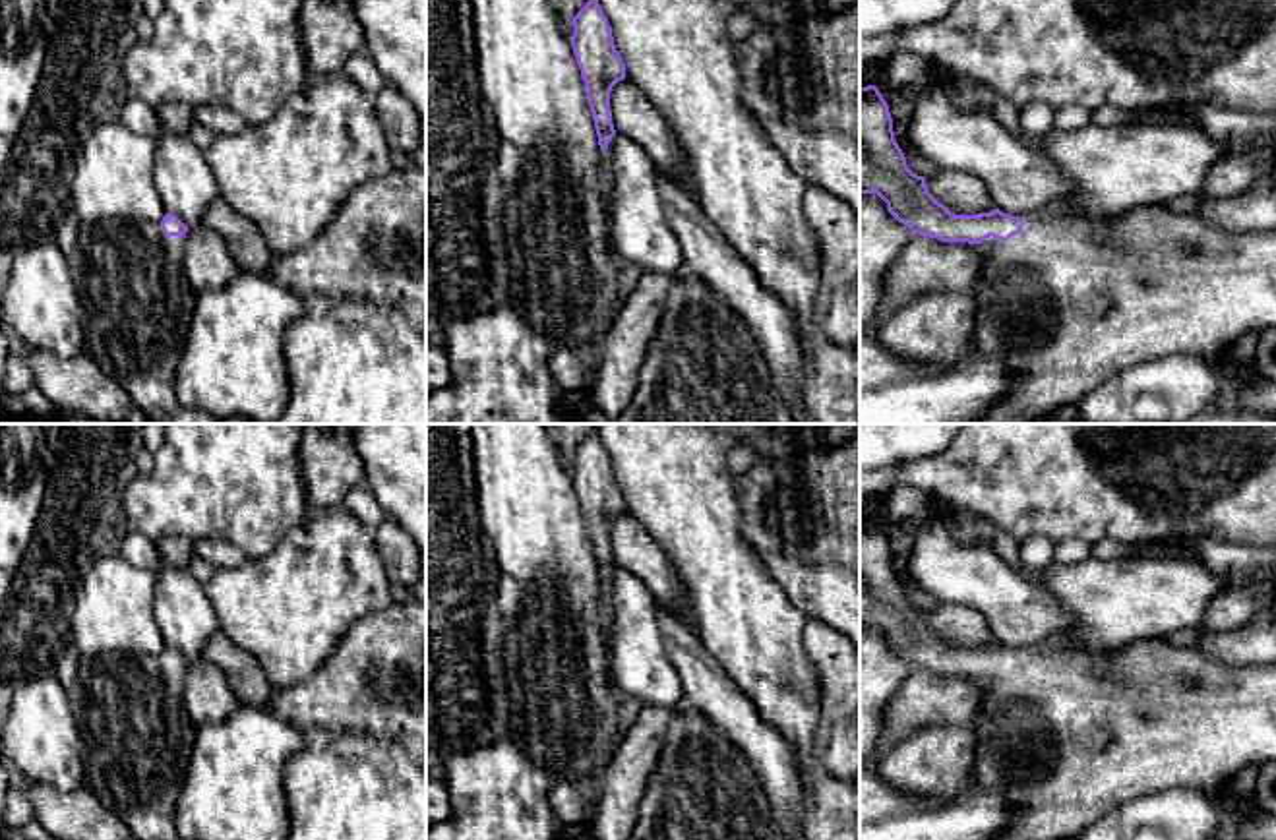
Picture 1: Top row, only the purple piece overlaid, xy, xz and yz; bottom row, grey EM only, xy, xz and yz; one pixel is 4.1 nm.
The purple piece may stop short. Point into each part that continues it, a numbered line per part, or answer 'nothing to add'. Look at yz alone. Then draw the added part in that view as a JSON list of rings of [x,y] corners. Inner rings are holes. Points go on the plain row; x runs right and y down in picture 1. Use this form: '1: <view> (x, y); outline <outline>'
1: yz (1067, 736); outline [[[1154,637],[1106,656],[1049,645],[1024,654],[1007,675],[989,670],[972,681],[982,689],[972,724],[972,778],[1001,792],[1013,807],[1011,826],[991,840],[1075,838],[1129,799],[1170,788],[1199,790],[1214,799],[1216,788],[1249,765],[1276,763],[1276,664],[1228,666],[1199,648]]]

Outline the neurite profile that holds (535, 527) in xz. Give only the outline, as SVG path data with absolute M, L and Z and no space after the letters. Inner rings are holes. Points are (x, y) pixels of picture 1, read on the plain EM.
M471 424L467 435L472 443L480 521L496 567L523 588L556 600L573 617L589 672L614 687L610 650L596 627L602 585L571 472L562 465L556 443L544 424Z

